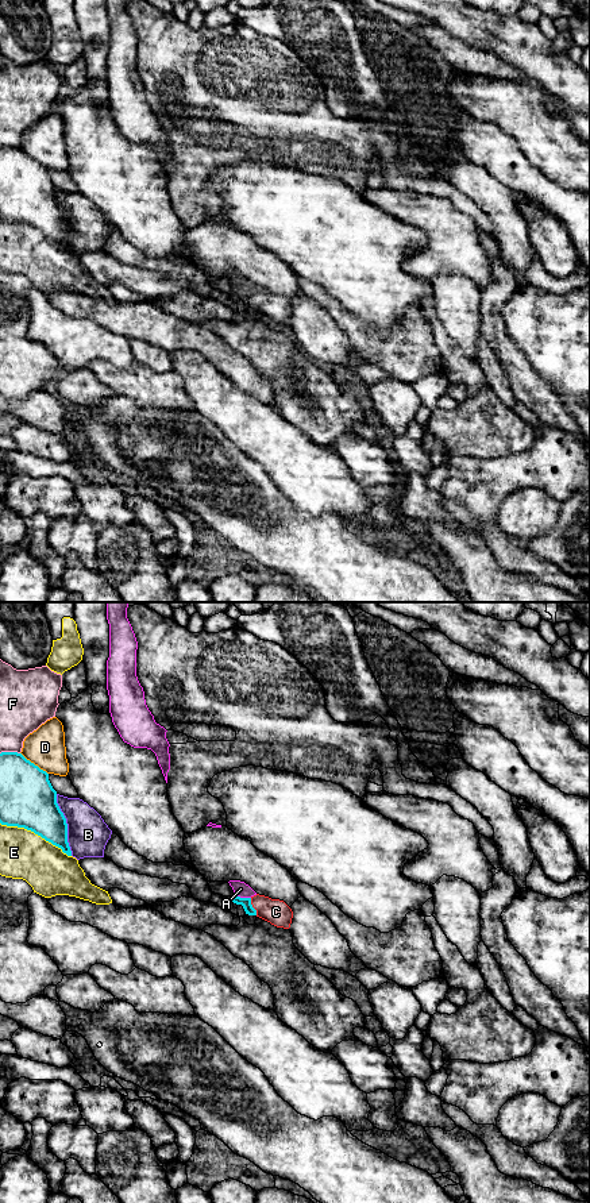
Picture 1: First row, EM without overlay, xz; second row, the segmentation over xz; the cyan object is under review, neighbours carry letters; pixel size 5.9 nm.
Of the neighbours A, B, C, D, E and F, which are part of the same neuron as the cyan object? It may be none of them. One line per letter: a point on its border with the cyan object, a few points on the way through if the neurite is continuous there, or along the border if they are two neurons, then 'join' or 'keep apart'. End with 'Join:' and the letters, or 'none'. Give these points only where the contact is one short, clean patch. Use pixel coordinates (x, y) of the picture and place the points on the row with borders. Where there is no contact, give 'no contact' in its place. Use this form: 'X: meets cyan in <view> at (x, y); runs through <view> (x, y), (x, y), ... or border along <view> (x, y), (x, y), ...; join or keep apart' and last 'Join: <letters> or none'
A: meets cyan in xz at (243, 898); keep apart
B: meets cyan in xz at (66, 825); keep apart
C: meets cyan in xz at (251, 906); runs through xz (246, 902), (251, 906), (263, 906), (276, 912); join
D: meets cyan in xz at (33, 763); keep apart
E: meets cyan in xz at (35, 833); keep apart
F: meets cyan in xz at (10, 752); keep apart
Join: C

